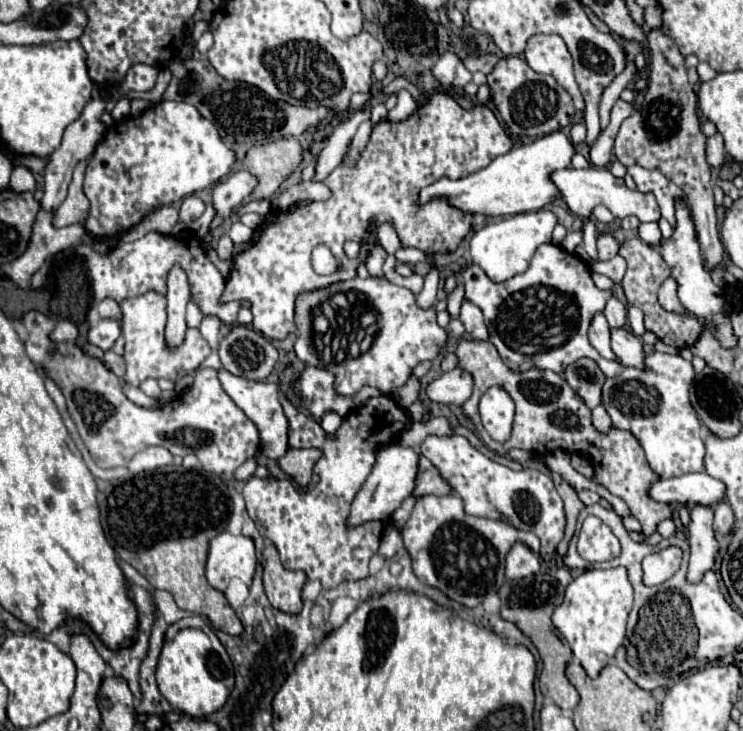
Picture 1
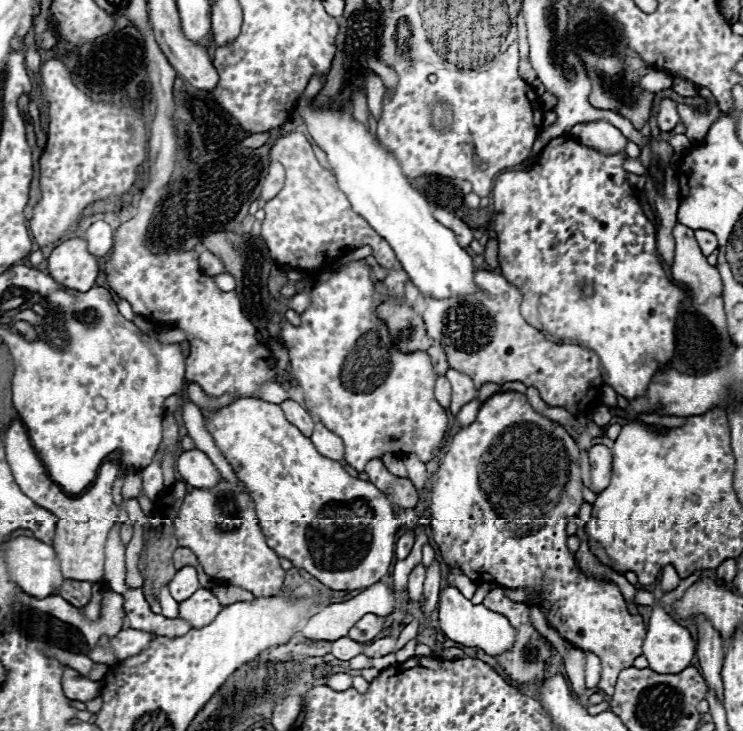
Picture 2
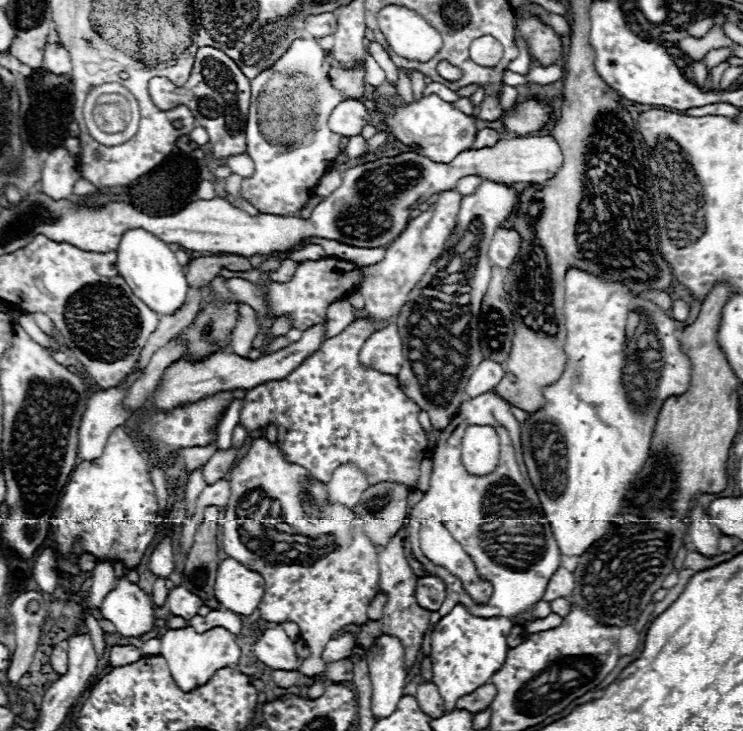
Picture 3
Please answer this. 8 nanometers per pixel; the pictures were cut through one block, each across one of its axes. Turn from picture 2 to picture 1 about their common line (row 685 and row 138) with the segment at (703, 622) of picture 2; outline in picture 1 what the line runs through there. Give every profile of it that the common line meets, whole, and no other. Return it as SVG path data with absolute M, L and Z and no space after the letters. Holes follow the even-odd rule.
M716 132L714 136L710 136L706 140L706 158L708 158L708 164L718 168L722 162L724 162L724 156L726 156L726 150L724 150L724 140L722 136Z

